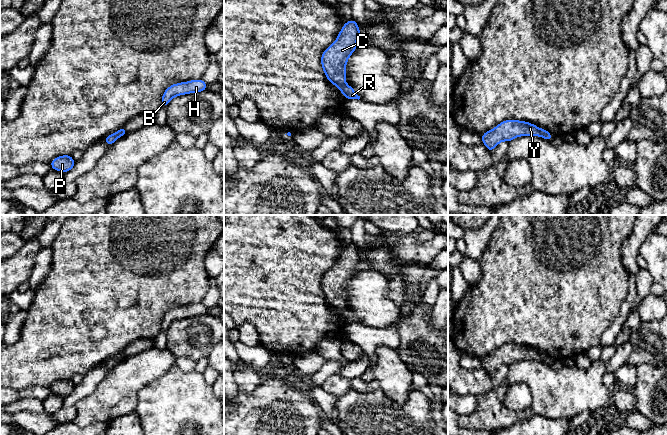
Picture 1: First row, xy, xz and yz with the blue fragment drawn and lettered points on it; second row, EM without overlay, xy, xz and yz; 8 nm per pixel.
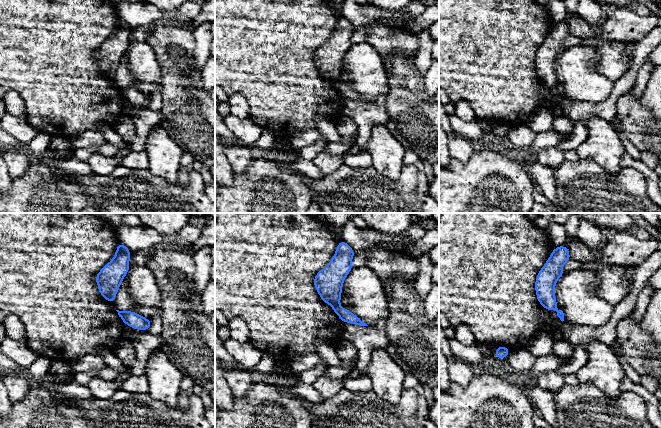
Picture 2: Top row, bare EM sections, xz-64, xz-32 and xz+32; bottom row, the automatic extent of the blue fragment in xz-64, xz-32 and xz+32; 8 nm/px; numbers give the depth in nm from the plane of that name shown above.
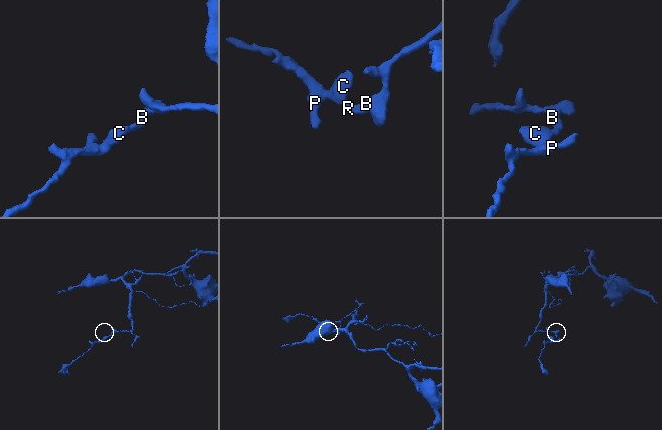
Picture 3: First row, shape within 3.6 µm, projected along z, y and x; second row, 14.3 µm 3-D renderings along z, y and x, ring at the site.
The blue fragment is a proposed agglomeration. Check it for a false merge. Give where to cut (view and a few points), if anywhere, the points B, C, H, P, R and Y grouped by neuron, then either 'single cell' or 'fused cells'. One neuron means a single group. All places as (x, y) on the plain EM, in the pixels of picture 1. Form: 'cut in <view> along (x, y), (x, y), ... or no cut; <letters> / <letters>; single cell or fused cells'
no cut; B C H P R Y; single cell

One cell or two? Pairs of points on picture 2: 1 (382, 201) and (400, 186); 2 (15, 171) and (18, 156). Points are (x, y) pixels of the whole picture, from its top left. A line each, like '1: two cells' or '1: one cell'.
1: one cell
2: one cell

